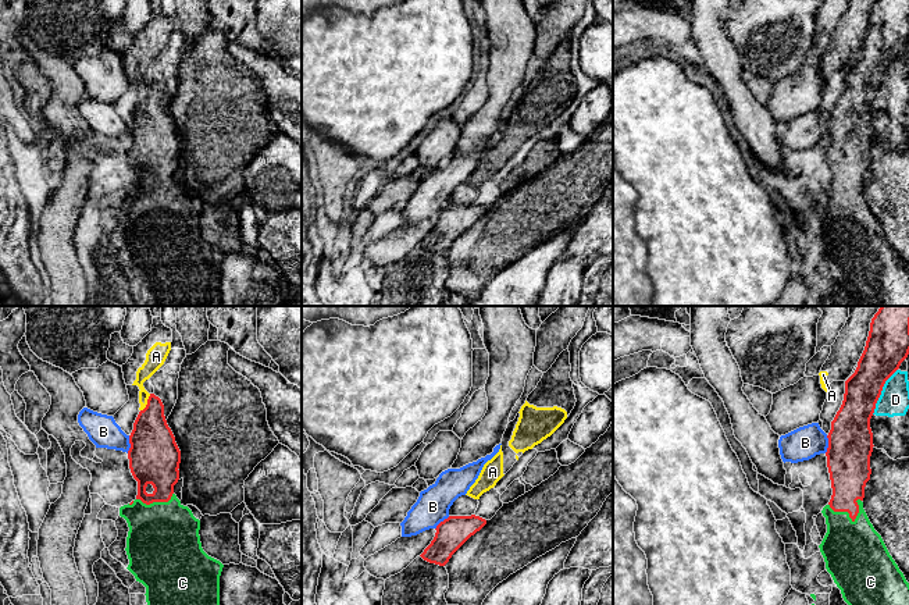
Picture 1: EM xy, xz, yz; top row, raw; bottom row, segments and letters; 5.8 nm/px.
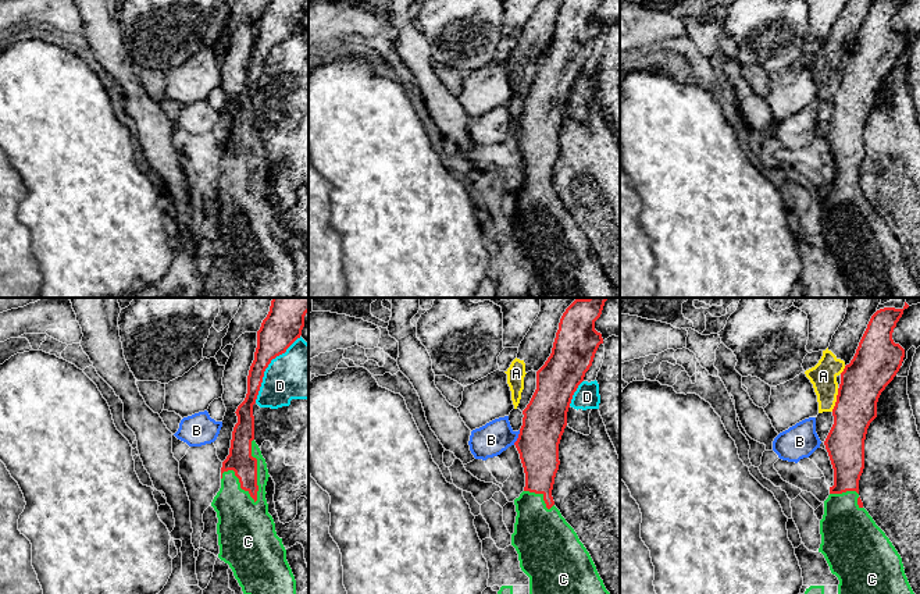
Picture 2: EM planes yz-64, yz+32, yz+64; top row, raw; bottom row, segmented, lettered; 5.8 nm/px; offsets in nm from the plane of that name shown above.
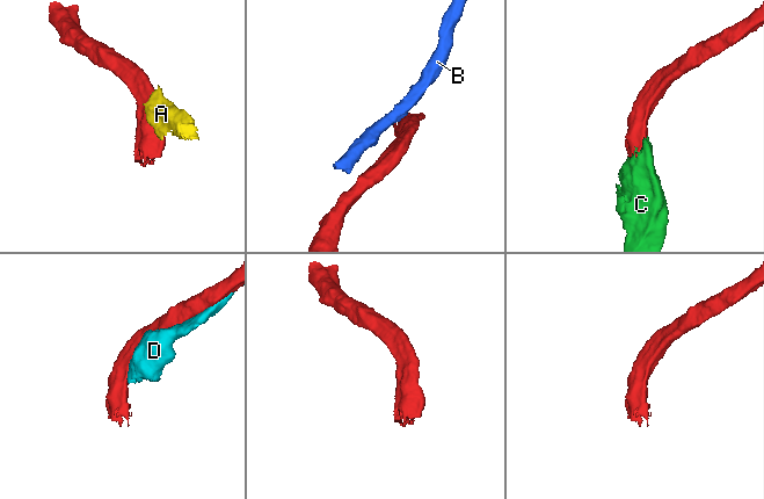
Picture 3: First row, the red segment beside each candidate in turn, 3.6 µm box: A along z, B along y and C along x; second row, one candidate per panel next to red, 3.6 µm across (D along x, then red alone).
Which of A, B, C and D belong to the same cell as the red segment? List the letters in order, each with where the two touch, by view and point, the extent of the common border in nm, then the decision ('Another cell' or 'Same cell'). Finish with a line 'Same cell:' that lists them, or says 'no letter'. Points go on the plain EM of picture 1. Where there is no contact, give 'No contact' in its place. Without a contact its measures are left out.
A: Touches red at xy (148, 91). Shared border 120 nm. Another cell
B: Touches red at xy (129, 131). Shared border 110 nm. Another cell
C: Touches red at yz (851, 206). Shared border 200 nm. Same cell
D: Touches red at yz (881, 78). Shared border 300 nm. Another cell
Same cell: C

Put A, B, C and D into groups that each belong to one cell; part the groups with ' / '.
A / B / C / D

